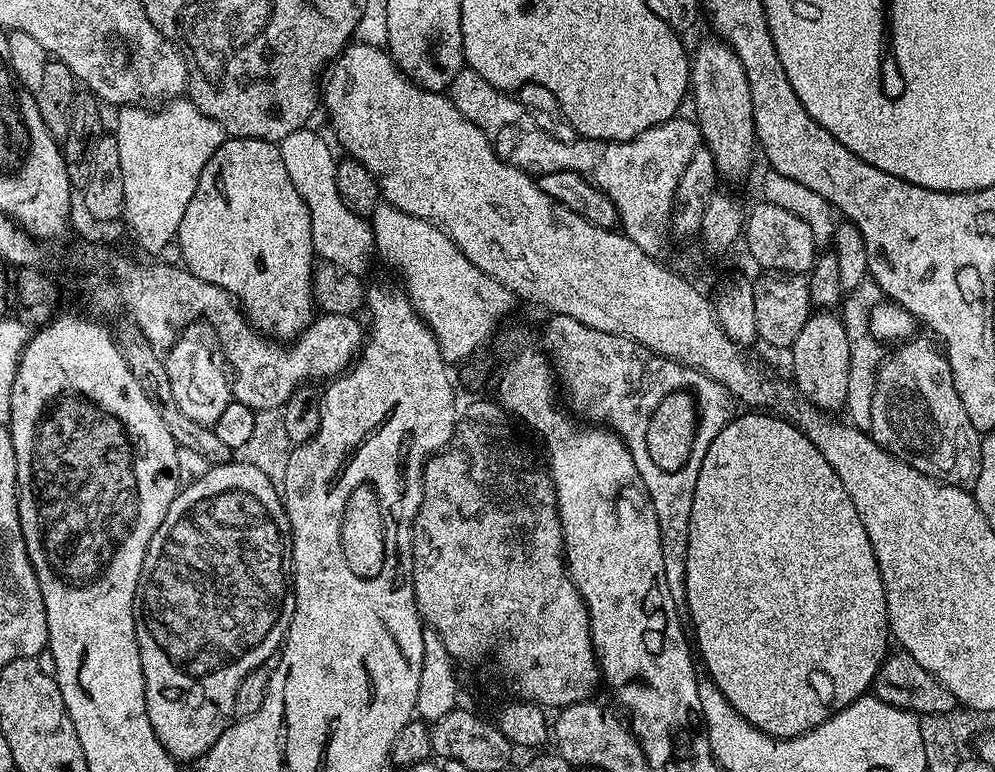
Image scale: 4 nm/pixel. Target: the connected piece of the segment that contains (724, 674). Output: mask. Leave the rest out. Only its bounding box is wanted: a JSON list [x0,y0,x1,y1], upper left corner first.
[684,410,890,740]

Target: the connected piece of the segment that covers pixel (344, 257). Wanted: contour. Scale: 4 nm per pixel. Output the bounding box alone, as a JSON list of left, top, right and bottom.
[278,126,374,277]

